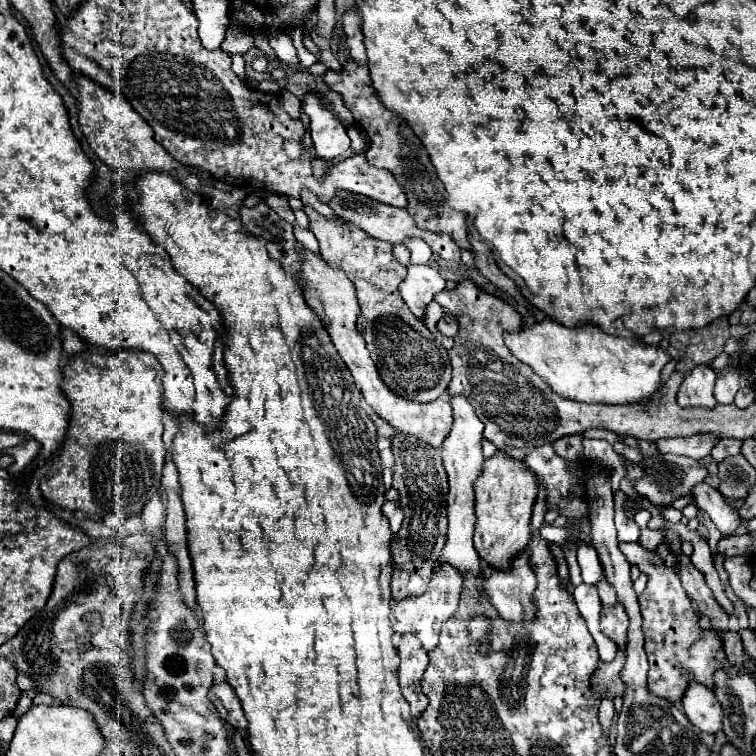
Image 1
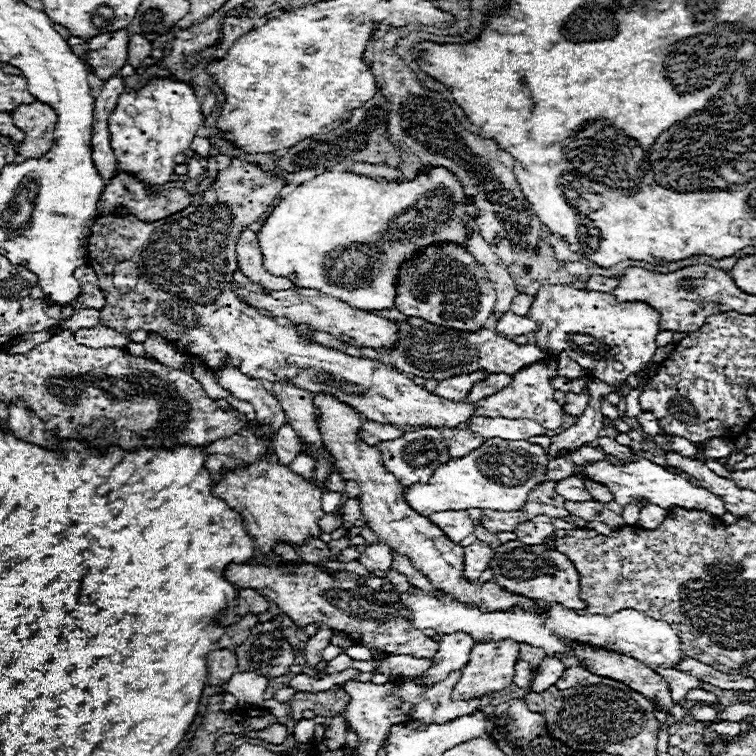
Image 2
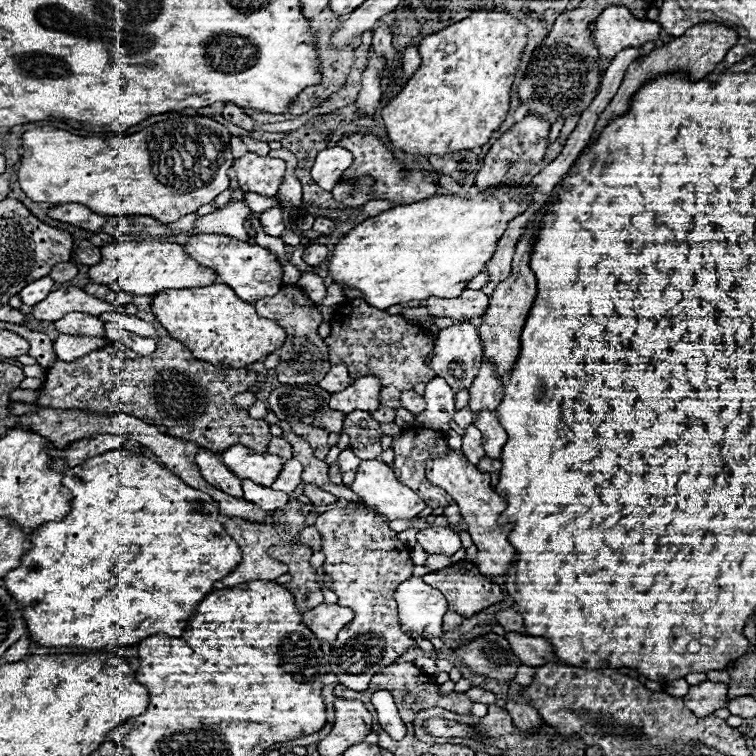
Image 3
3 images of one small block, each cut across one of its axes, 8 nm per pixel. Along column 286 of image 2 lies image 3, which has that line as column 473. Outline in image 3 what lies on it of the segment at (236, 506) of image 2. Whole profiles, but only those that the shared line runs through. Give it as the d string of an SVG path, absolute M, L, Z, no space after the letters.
M450 450L446 458L430 460L426 464L426 476L432 484L446 490L456 500L456 504L460 506L460 514L464 516L464 524L468 528L468 534L472 536L472 540L478 548L478 558L476 558L478 570L486 578L506 576L508 570L512 568L512 562L514 562L514 556L516 556L514 546L508 542L508 534L510 534L514 524L507 523L502 526L498 524L498 518L504 512L506 502L504 502L502 496L498 496L492 490L490 474L482 474L478 468L474 468L470 462L466 462L460 452Z

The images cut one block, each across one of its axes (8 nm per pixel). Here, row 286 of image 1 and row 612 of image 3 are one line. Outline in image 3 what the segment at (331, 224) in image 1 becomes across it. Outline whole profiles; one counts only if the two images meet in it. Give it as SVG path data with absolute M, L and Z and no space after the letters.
M338 508L320 514L314 526L322 534L322 552L326 554L324 572L334 578L334 592L340 596L338 602L356 612L354 620L338 632L330 666L340 684L364 692L376 672L394 664L412 646L412 640L406 640L400 628L394 592L398 584L410 580L416 564L410 560L410 546L400 542L396 532L376 512Z

